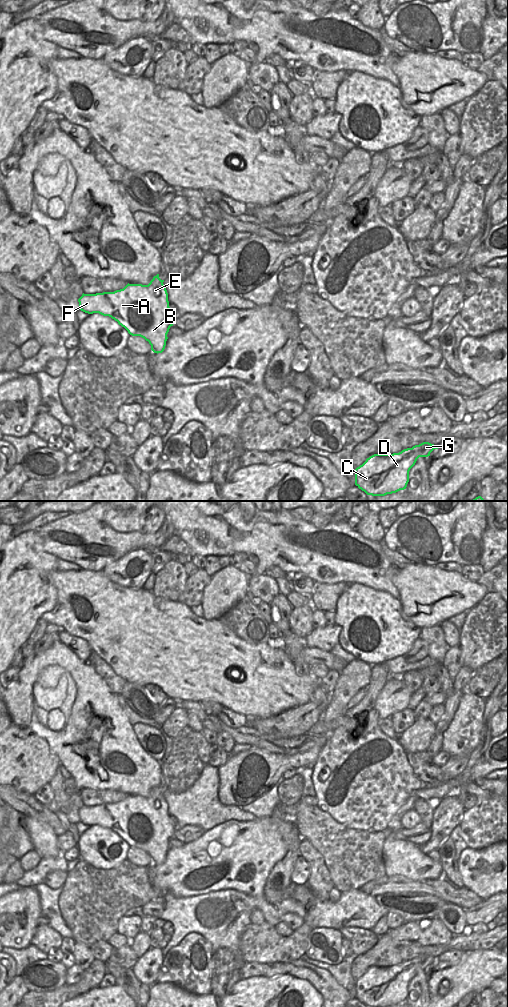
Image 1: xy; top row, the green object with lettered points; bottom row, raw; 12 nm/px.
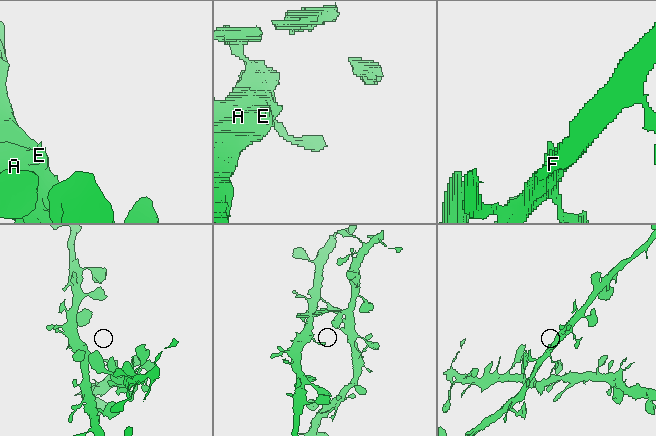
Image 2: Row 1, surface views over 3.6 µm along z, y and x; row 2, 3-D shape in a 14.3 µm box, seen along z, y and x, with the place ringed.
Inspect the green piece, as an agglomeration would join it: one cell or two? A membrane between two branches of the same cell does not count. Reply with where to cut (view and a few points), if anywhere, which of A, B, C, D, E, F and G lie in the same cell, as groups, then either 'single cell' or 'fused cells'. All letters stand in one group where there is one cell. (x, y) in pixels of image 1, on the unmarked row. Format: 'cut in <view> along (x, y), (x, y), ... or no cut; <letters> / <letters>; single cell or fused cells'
no cut; A B C D E F G; single cell

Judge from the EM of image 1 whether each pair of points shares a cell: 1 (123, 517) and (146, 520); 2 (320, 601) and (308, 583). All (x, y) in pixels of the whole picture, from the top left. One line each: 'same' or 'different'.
1: same
2: different

